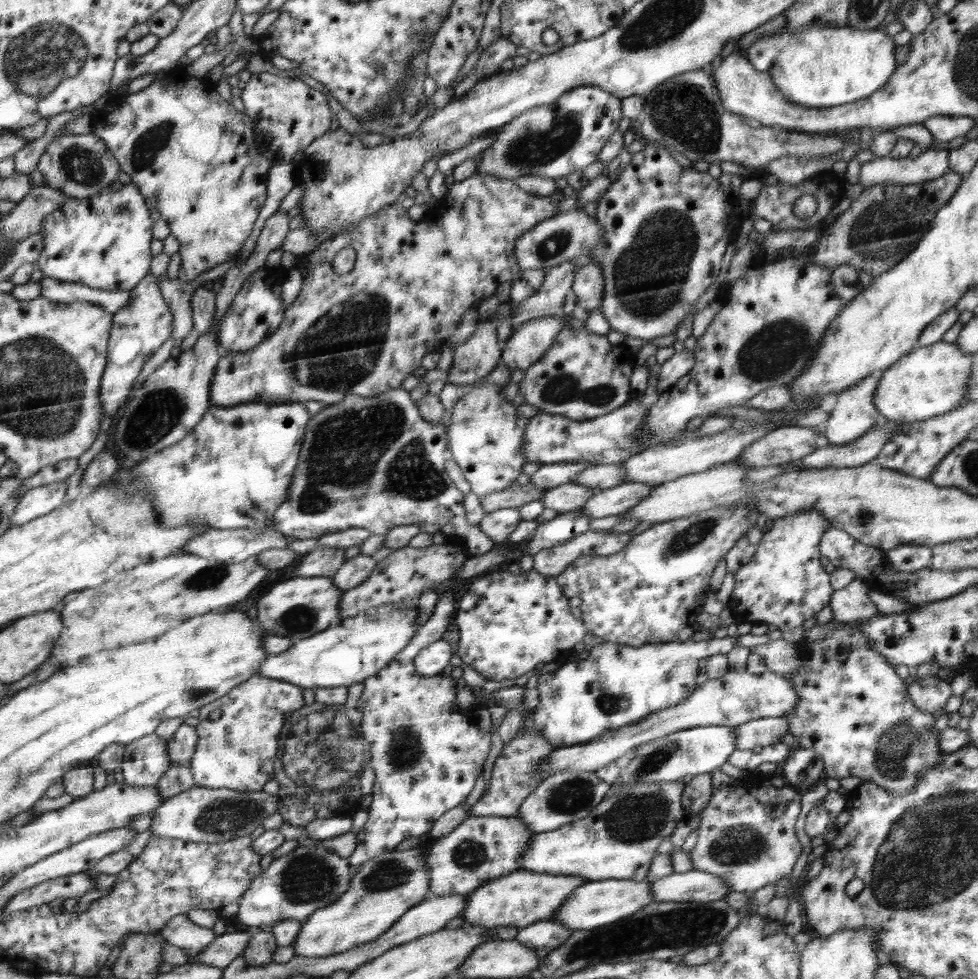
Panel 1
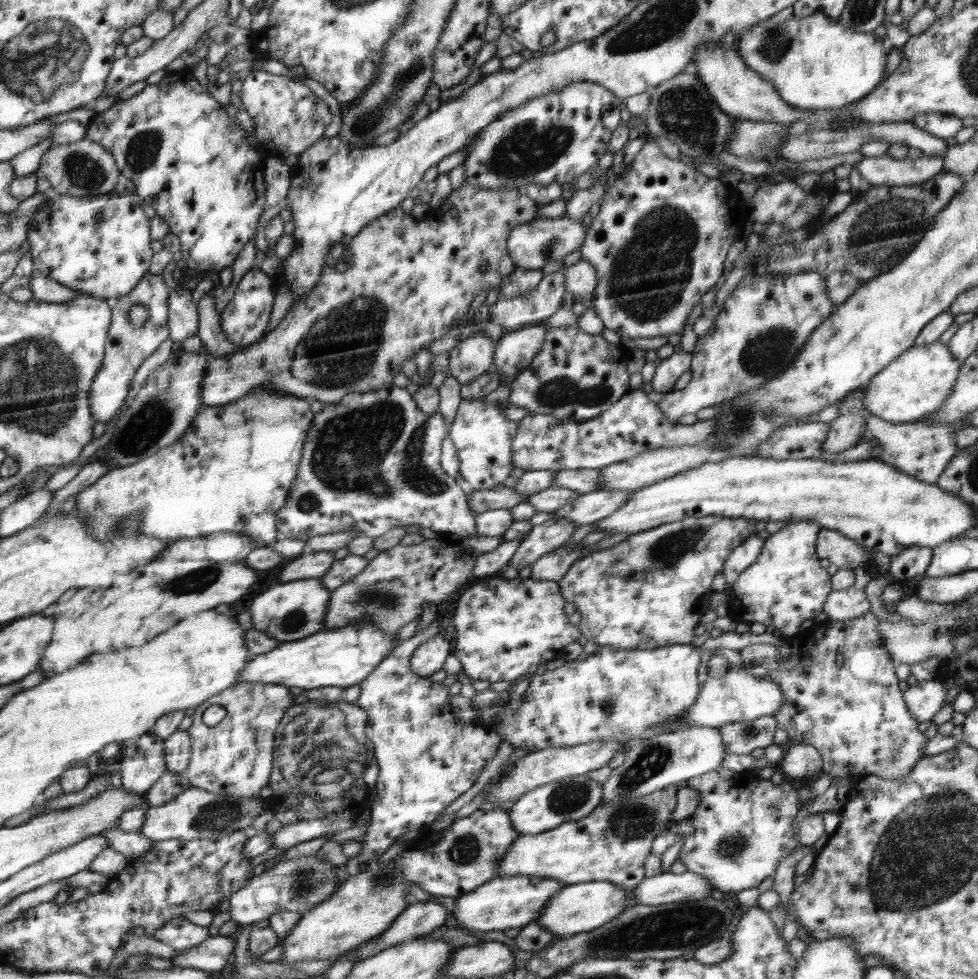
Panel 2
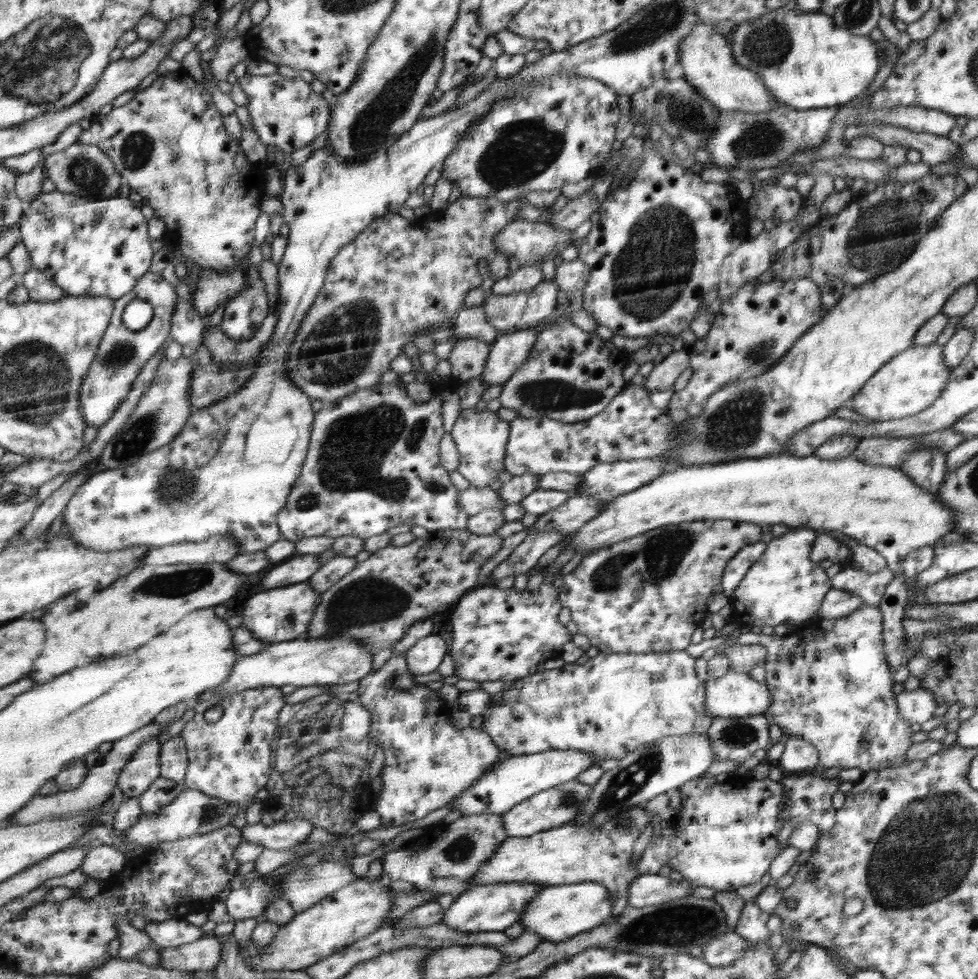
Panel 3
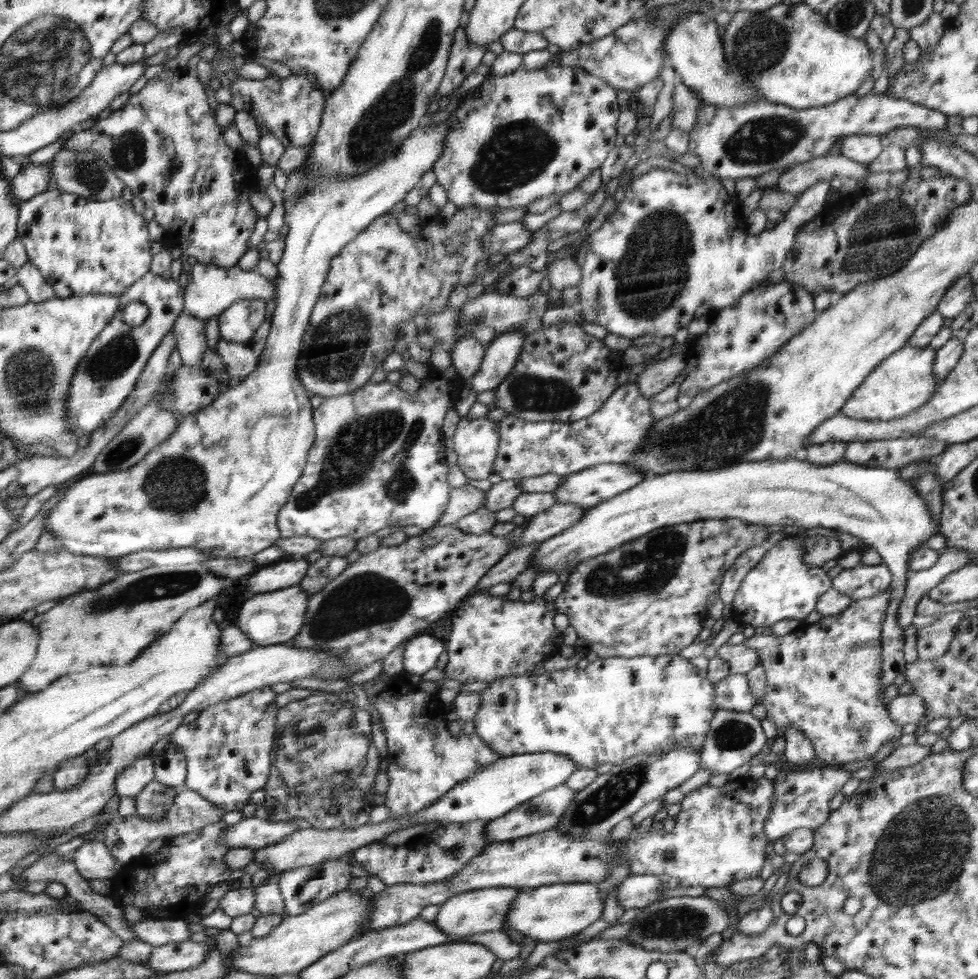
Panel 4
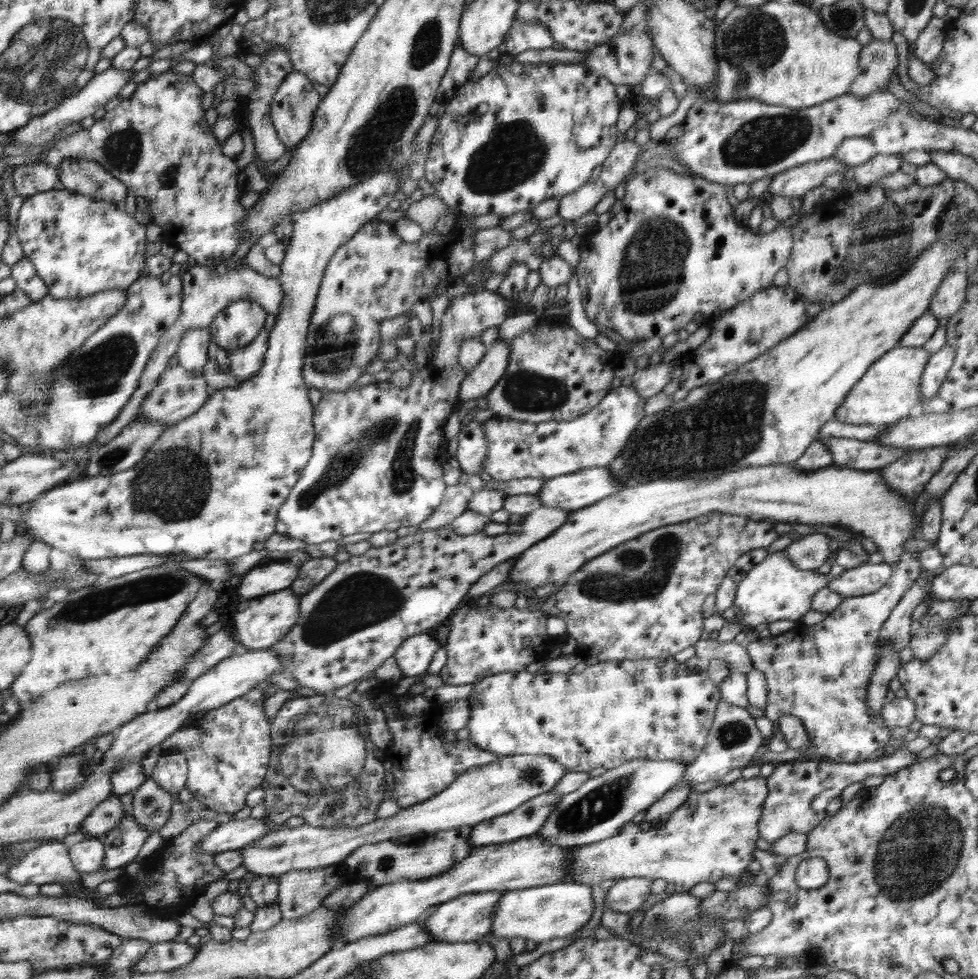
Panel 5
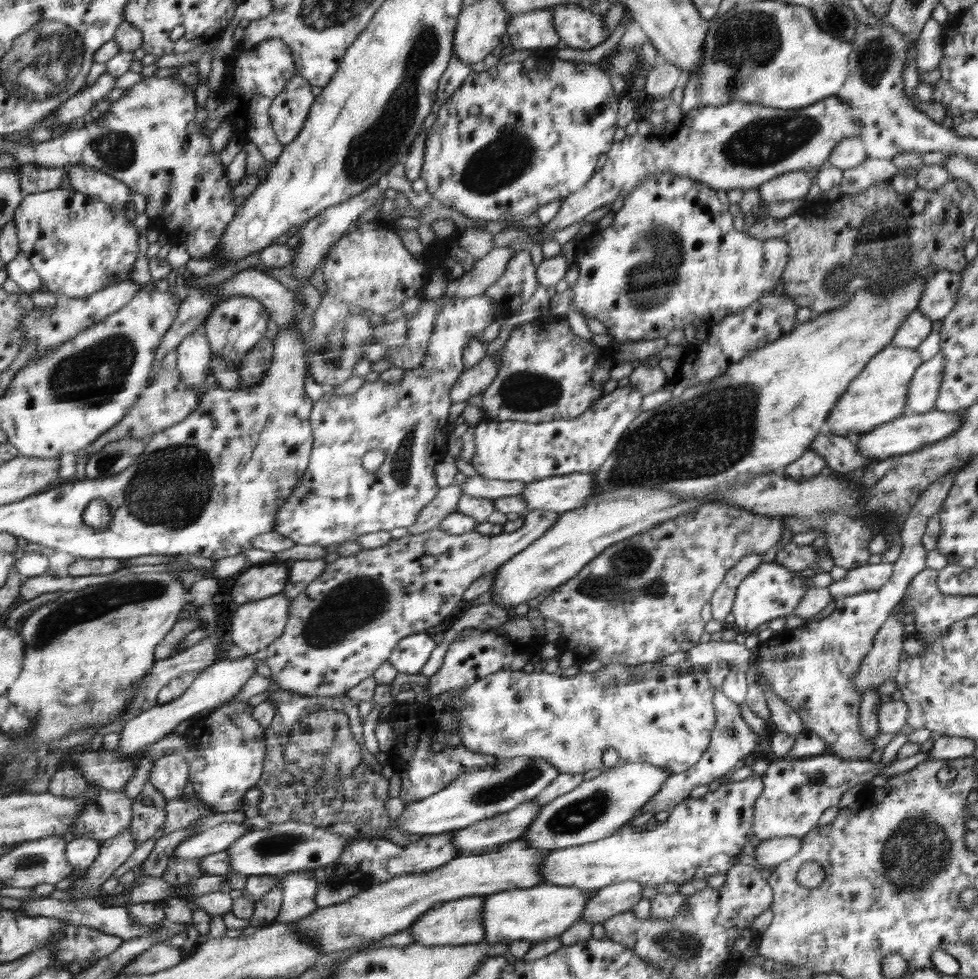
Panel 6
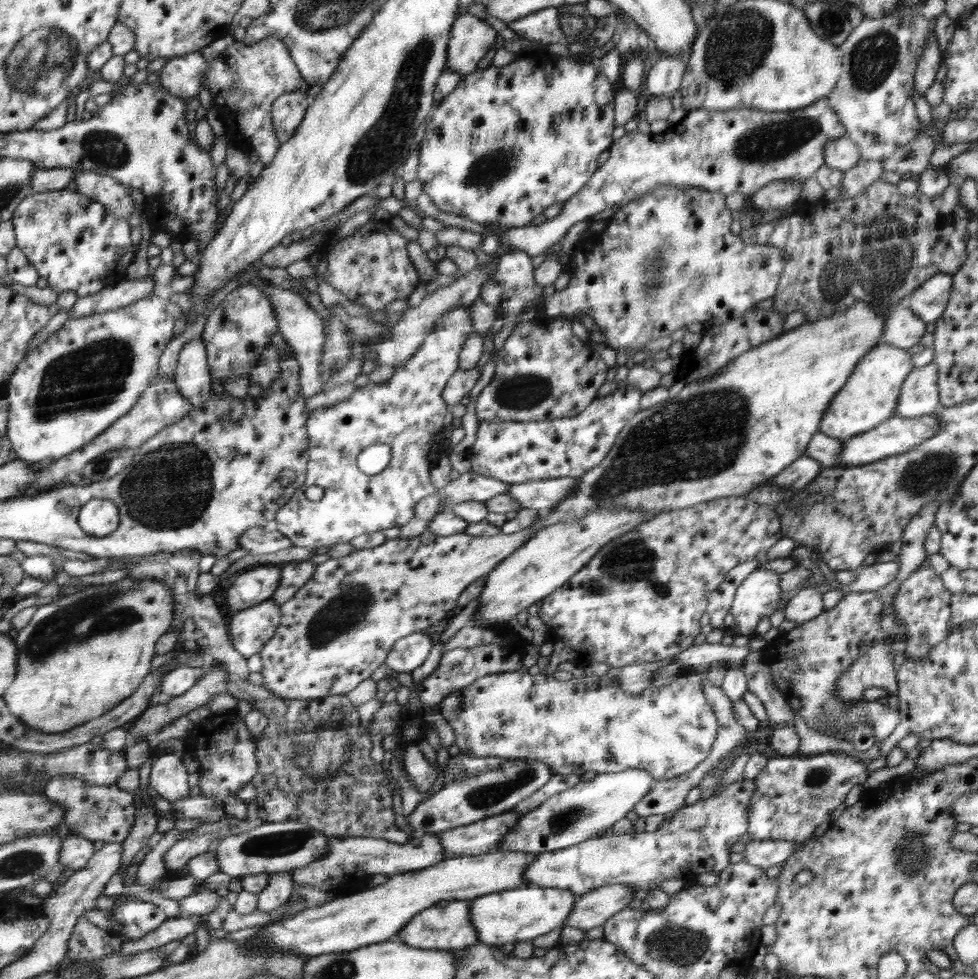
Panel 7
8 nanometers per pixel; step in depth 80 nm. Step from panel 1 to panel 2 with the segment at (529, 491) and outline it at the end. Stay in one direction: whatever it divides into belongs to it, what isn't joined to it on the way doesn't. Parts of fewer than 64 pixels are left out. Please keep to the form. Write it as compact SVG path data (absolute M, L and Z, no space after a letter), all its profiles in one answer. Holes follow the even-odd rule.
M494 487L471 492L468 504L472 512L485 513L496 509L510 509L520 502L526 502L528 494L518 494L510 487Z

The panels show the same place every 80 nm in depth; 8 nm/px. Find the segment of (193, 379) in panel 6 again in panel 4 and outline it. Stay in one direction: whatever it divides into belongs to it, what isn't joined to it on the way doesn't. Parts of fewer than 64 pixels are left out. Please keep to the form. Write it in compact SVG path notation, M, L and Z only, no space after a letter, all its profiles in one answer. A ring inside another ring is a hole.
M183 311L179 316L172 334L176 338L178 354L182 357L183 365L195 366L202 361L202 355L208 347L206 338L206 322L198 320Z

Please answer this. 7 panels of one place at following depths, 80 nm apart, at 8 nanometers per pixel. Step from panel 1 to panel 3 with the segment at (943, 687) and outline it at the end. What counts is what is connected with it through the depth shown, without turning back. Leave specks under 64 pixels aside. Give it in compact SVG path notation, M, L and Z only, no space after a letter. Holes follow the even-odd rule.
M923 686L912 691L902 691L897 694L895 701L900 716L903 716L911 723L921 725L940 712L933 692L923 688Z

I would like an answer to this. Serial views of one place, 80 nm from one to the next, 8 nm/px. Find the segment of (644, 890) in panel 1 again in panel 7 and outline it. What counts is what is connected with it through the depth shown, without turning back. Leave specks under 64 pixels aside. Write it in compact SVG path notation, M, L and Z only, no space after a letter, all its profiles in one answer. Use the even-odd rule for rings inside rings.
M535 885L491 893L472 900L472 923L478 929L479 943L484 945L502 946L524 940L533 941L551 930L563 928L577 898L577 894L568 889Z

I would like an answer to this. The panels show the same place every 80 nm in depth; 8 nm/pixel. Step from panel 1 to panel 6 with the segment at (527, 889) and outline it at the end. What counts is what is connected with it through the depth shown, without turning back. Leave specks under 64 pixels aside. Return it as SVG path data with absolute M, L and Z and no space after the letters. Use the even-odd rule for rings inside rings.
M485 895L467 896L434 906L409 927L414 943L440 947L443 945L464 946L483 941L486 934L486 925L483 924L484 904L486 904Z

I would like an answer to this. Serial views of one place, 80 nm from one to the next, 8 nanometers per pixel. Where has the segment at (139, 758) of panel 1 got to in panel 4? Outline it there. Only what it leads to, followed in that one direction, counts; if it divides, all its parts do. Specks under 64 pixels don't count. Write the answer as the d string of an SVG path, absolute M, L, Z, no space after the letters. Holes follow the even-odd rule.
M151 752L140 760L135 760L116 779L115 794L120 797L135 797L155 777L155 762L156 759L152 758Z

